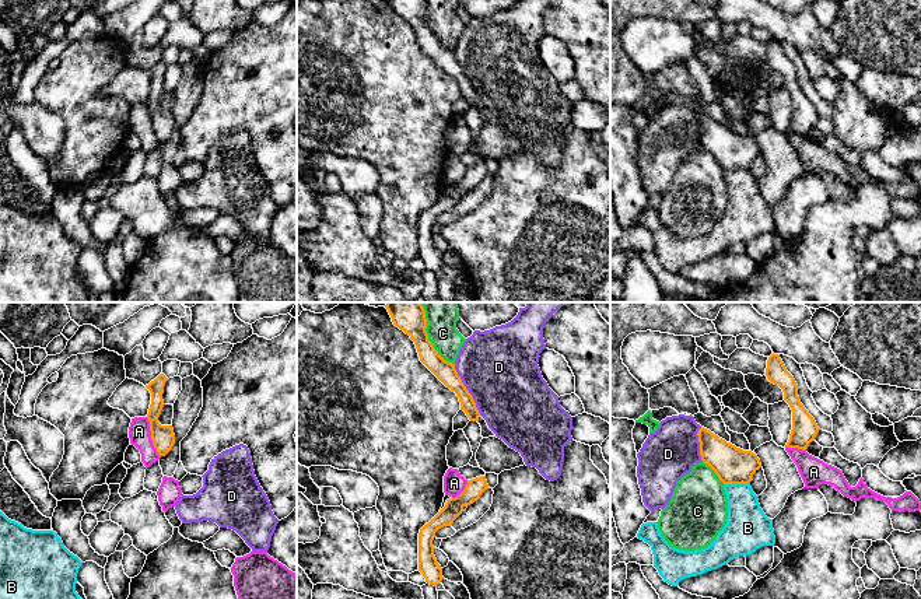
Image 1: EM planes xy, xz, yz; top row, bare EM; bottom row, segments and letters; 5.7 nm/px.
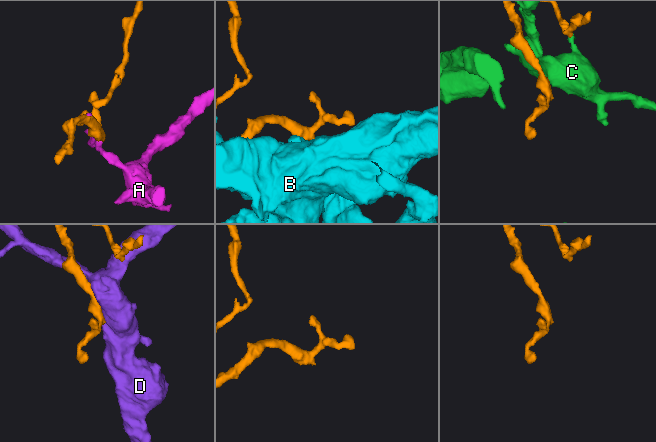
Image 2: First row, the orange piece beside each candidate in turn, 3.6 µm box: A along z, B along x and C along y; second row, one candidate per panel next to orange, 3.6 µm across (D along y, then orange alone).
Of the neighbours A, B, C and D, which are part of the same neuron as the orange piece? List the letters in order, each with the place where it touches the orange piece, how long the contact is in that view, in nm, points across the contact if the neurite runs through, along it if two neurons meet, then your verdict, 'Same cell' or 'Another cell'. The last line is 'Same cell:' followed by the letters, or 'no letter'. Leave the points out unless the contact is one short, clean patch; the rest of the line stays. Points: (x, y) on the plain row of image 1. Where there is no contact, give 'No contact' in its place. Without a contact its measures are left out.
A: Touches orange at xy (151, 123). Shared border 240 nm. Another cell
B: Touches orange at yz (736, 170). Shared border 150 nm. Another cell
C: Touches orange at xz (430, 28). Shared border 340 nm. Another cell
D: Touches orange at xz (466, 76). Shared border 340 nm. Another cell
Same cell: no letter

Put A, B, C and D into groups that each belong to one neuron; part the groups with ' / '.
A / B / C / D

